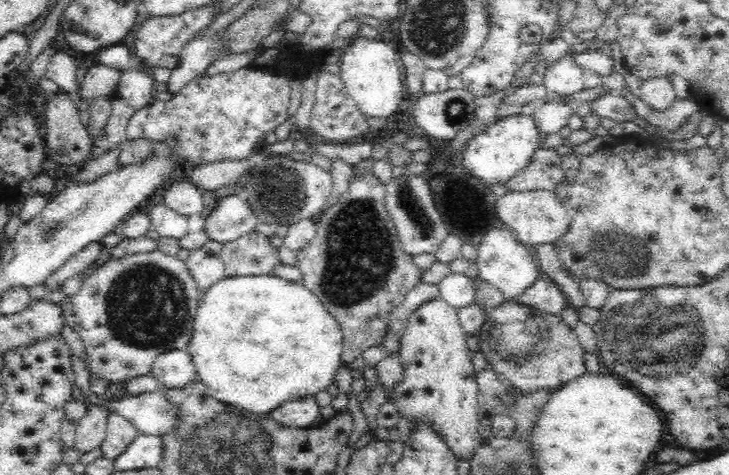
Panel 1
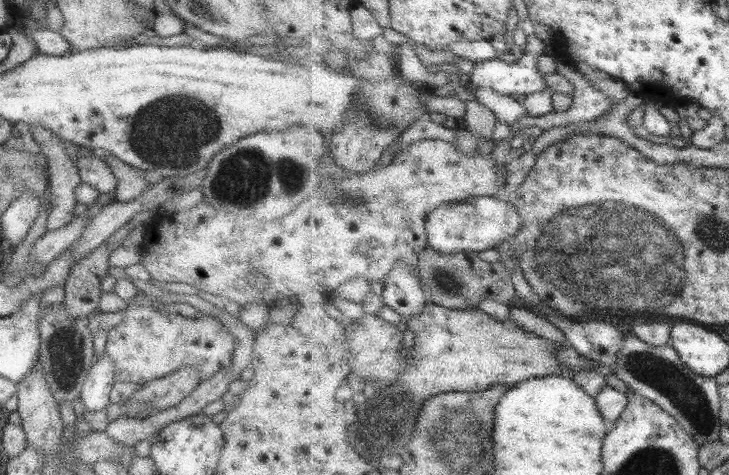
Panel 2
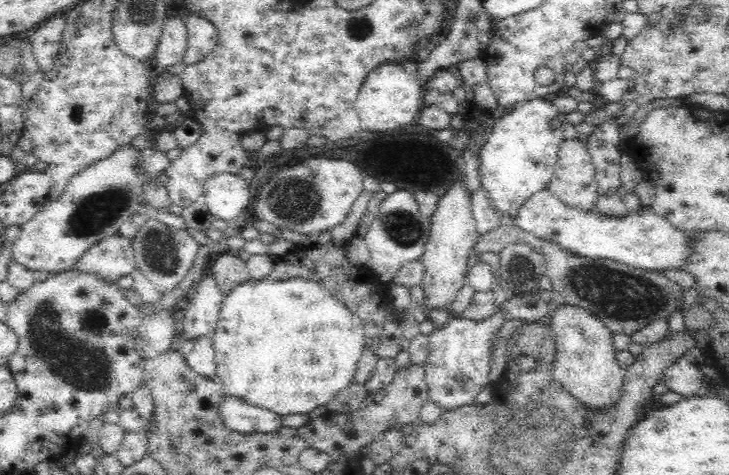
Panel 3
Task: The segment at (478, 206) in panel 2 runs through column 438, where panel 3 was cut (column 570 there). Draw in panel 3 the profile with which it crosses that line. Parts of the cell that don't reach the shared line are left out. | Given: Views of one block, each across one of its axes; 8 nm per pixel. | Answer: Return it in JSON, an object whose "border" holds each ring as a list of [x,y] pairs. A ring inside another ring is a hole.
{"border":[[[547,188],[532,194],[518,208],[518,214],[511,223],[524,232],[535,234],[537,239],[557,243],[562,250],[593,259],[618,261],[645,271],[676,270],[688,264],[692,258],[692,244],[700,234],[675,229],[664,216],[651,209],[641,208],[624,219],[608,219],[594,211],[570,209]]]}

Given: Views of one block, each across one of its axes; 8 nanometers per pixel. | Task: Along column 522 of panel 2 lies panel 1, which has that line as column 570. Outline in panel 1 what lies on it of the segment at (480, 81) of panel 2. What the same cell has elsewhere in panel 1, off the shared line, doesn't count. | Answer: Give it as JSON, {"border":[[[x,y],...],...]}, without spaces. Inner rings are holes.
{"border":[[[572,54],[565,55],[564,58],[554,62],[543,76],[543,85],[548,95],[555,92],[569,96],[584,90],[583,71],[578,64],[578,58]]]}

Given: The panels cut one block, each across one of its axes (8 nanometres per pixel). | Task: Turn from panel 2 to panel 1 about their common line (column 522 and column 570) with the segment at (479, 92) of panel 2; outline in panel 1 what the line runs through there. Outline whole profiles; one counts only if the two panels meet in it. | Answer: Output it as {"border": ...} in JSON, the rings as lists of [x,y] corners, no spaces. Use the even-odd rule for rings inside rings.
{"border":[[[545,99],[536,104],[532,117],[540,132],[550,134],[558,133],[561,128],[567,126],[570,116],[575,113],[577,103],[554,103]]]}

